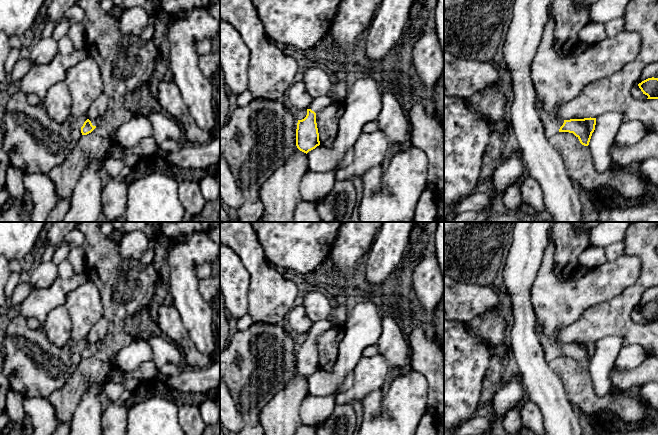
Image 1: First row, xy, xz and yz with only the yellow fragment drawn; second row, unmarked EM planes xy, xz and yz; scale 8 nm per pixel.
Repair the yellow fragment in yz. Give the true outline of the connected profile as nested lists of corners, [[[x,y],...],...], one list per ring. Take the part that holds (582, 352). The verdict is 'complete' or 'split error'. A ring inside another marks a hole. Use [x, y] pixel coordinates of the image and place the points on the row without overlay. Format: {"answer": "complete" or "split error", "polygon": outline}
{"answer": "split error", "polygon": [[[540,323],[535,326],[536,335],[541,344],[544,358],[547,362],[558,356],[573,357],[584,370],[588,370],[592,357],[595,354],[596,342],[563,344],[557,340],[548,338],[542,331]]]}

